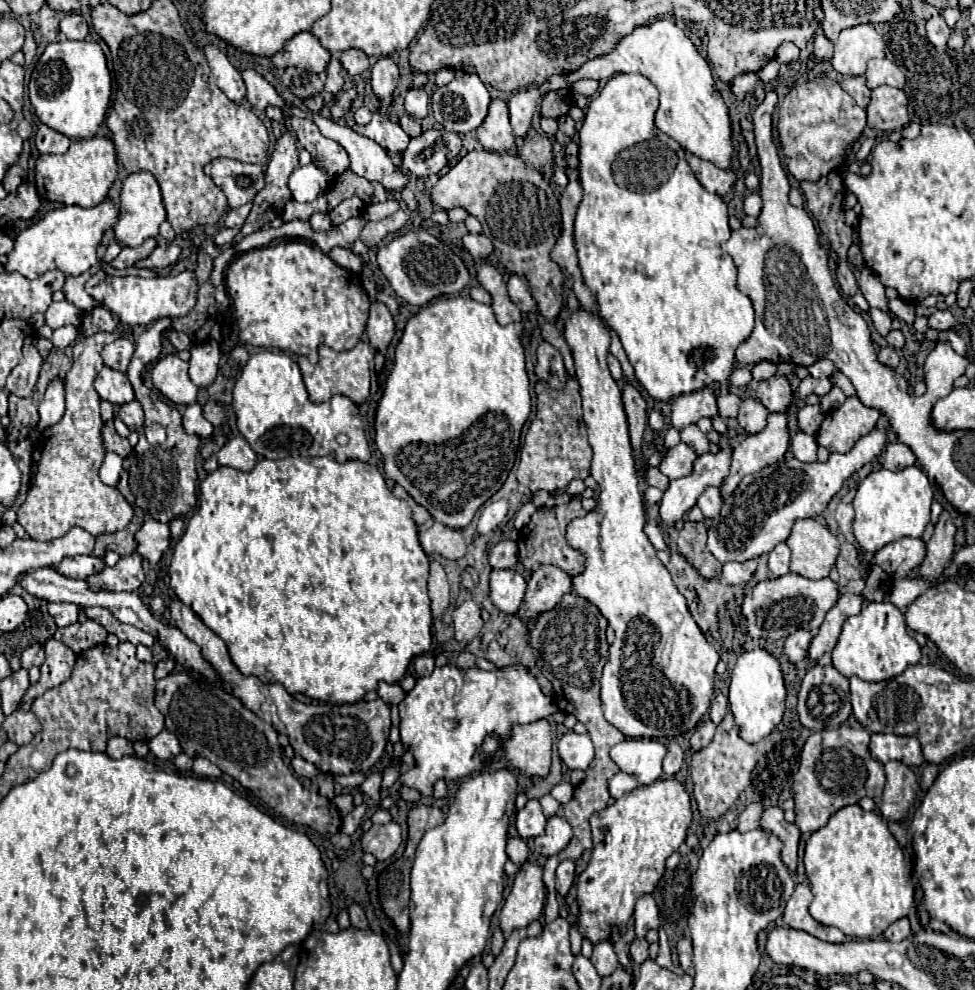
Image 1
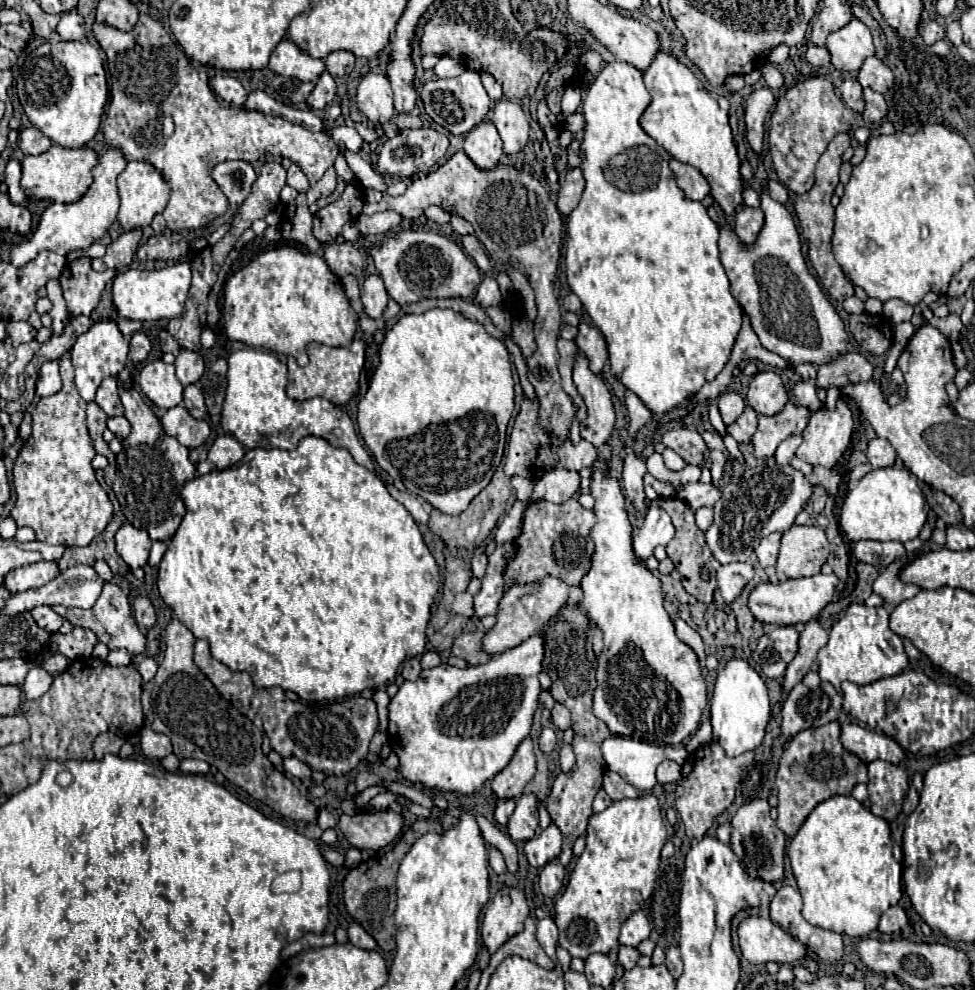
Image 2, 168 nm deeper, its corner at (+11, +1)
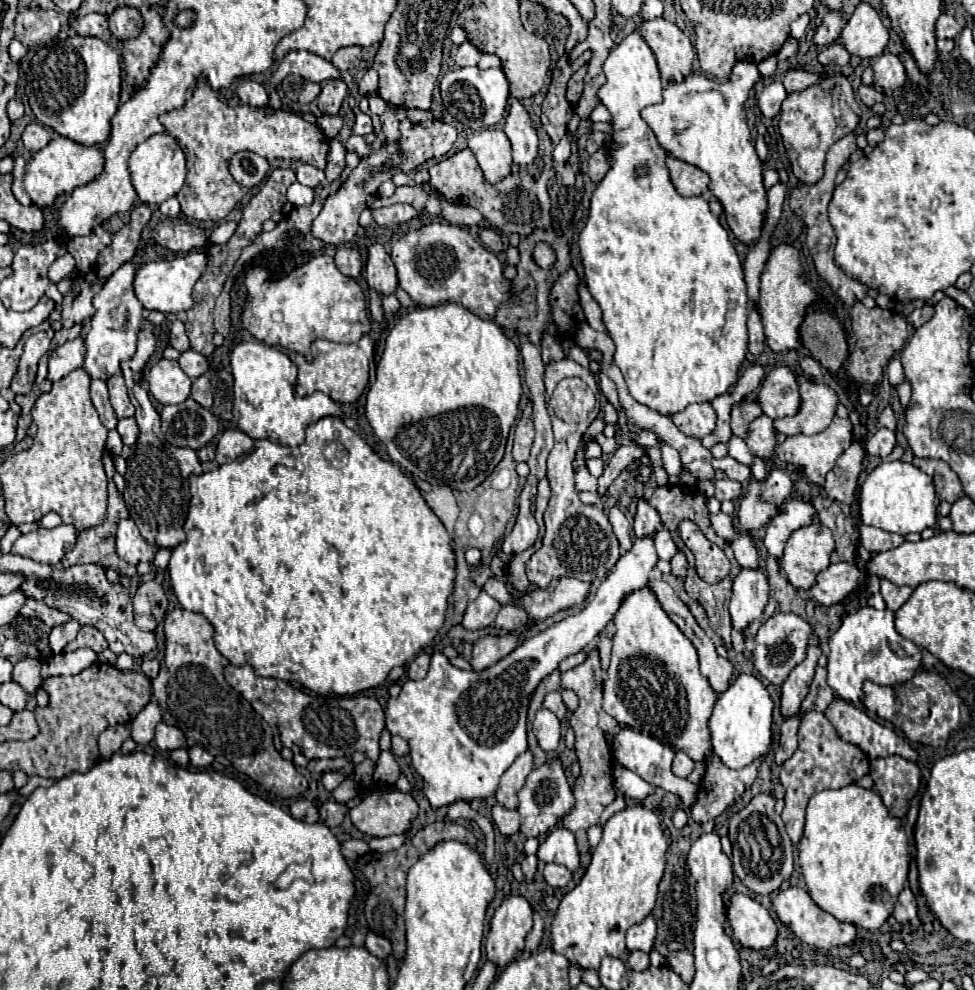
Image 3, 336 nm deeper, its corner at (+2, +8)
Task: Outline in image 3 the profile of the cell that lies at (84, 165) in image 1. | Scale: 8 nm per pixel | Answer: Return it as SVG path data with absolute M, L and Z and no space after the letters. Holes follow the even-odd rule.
M56 136L46 148L38 150L26 164L26 176L24 176L24 188L30 196L30 200L40 206L52 206L58 194L68 194L78 186L84 186L92 182L104 168L104 154L96 146L82 146L70 138Z

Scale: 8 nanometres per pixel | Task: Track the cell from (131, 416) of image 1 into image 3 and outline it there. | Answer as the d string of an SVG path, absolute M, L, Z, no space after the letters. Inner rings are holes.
M120 418L116 430L118 430L124 446L132 446L138 438L138 424L134 418Z

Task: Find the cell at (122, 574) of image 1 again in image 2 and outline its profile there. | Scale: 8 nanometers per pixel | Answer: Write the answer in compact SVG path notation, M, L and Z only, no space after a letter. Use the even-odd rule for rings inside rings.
M75 565L75 567L69 567L69 569L65 569L63 573L59 573L53 581L49 581L49 583L43 585L43 587L29 589L29 591L23 591L23 593L13 595L13 597L7 601L3 613L15 615L15 613L31 611L33 607L39 607L39 605L65 605L65 607L89 609L89 607L93 607L93 603L99 599L103 585L105 585L105 581L97 575L97 571L95 571L91 565Z

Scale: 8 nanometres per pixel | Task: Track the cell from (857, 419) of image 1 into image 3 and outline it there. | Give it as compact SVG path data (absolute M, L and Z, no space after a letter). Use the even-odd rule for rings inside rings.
M834 418L832 424L820 432L820 434L814 434L814 436L806 436L806 434L794 434L794 436L788 436L784 442L782 442L782 454L784 454L784 460L802 468L808 482L810 484L816 484L816 486L824 486L824 478L826 474L834 468L836 460L840 458L840 454L850 448L852 444L852 424L848 418Z

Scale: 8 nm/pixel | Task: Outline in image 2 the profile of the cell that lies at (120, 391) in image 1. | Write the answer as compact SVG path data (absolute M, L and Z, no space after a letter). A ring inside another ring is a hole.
M105 377L103 383L97 389L97 399L95 403L109 415L123 415L123 405L117 393L117 379L115 377Z

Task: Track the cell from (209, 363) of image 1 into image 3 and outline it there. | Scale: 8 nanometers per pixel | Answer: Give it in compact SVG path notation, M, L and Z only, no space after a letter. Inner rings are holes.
M186 350L182 352L182 356L178 358L178 364L180 368L184 370L184 374L192 380L196 380L198 376L202 376L206 370L208 370L208 362L202 354L194 352L194 350Z

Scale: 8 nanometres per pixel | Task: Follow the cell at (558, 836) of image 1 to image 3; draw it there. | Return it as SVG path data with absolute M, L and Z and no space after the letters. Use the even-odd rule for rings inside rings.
M556 826L554 830L550 830L550 834L540 844L538 858L542 862L562 864L570 872L576 872L578 866L580 866L580 858L578 858L578 848L576 848L574 834L570 834L570 830L562 828L562 826Z

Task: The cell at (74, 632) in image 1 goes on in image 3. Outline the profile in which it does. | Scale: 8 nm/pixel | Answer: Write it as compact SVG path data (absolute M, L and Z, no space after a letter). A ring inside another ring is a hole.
M80 626L78 636L70 644L66 644L64 652L74 652L74 650L80 650L80 648L92 648L96 654L100 654L102 650L108 648L108 642L102 636L102 632L96 630L94 626Z

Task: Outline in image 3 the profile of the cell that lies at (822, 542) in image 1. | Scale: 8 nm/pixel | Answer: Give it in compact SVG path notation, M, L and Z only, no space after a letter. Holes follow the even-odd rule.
M814 522L788 538L780 566L794 588L810 590L816 584L818 572L828 568L832 552L832 532L820 522Z

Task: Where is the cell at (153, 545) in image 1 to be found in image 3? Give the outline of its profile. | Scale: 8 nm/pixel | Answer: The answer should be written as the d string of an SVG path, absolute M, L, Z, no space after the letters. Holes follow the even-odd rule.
M130 518L118 522L116 554L130 564L138 564L140 560L152 562L154 558L154 548L140 536L138 526Z

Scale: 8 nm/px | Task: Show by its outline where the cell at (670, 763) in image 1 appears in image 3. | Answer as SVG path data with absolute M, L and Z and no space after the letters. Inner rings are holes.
M676 750L676 756L674 756L674 762L672 762L672 772L680 778L688 778L690 772L694 770L694 762L688 754L684 754L682 750Z

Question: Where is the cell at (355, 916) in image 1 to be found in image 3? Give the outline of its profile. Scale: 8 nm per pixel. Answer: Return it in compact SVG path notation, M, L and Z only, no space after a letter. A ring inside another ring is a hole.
M368 932L368 936L366 936L366 950L370 954L374 954L376 958L386 960L390 956L390 952L392 952L392 946L390 946L390 942L386 938L376 936L374 932Z

